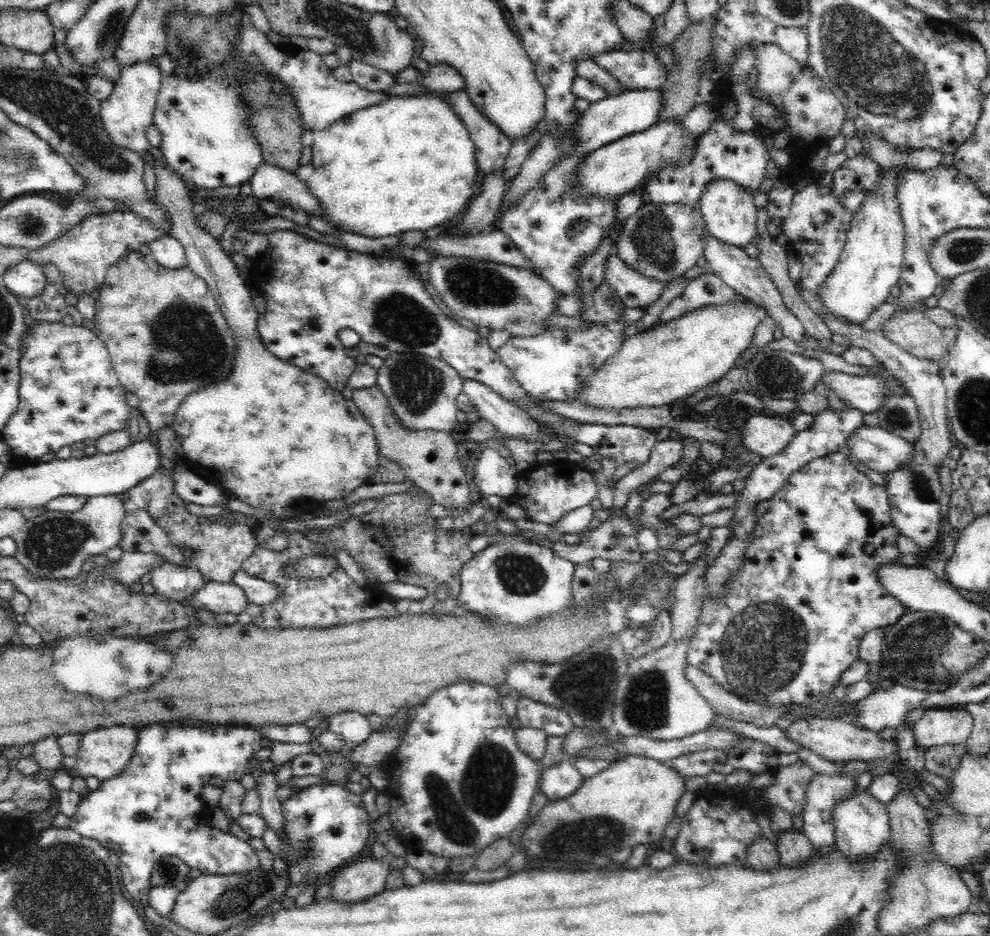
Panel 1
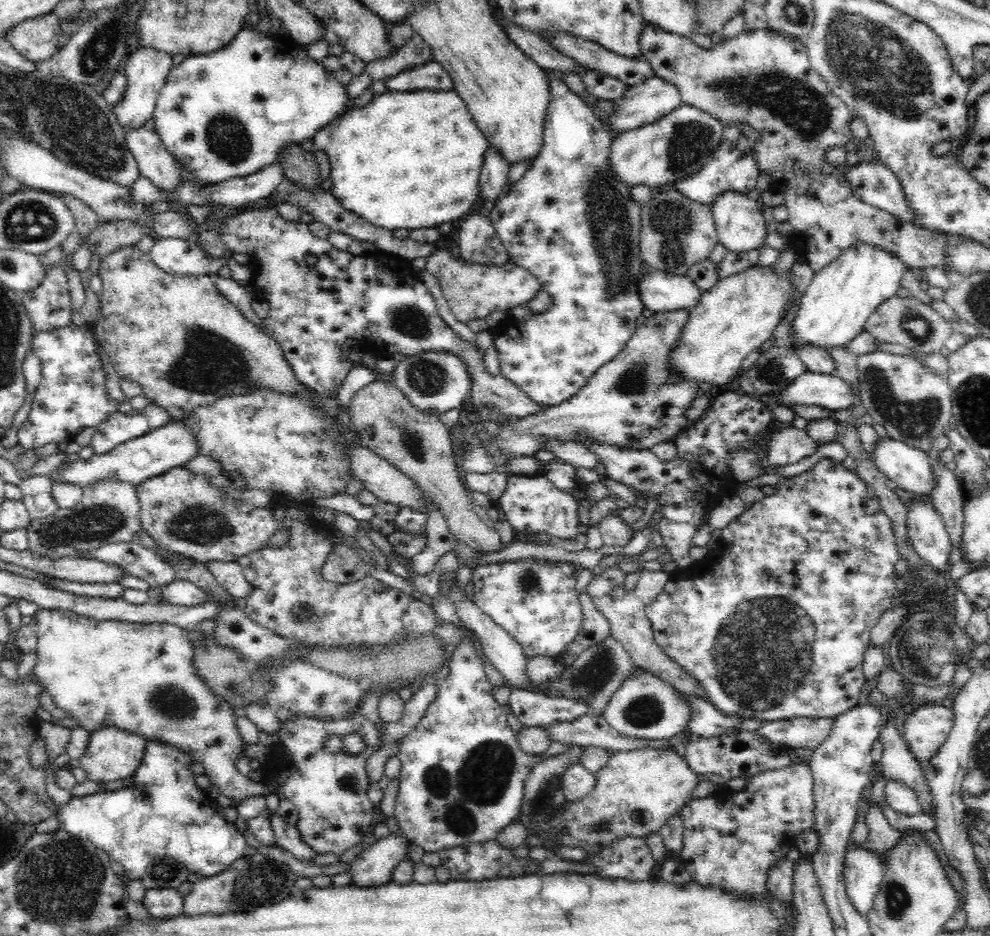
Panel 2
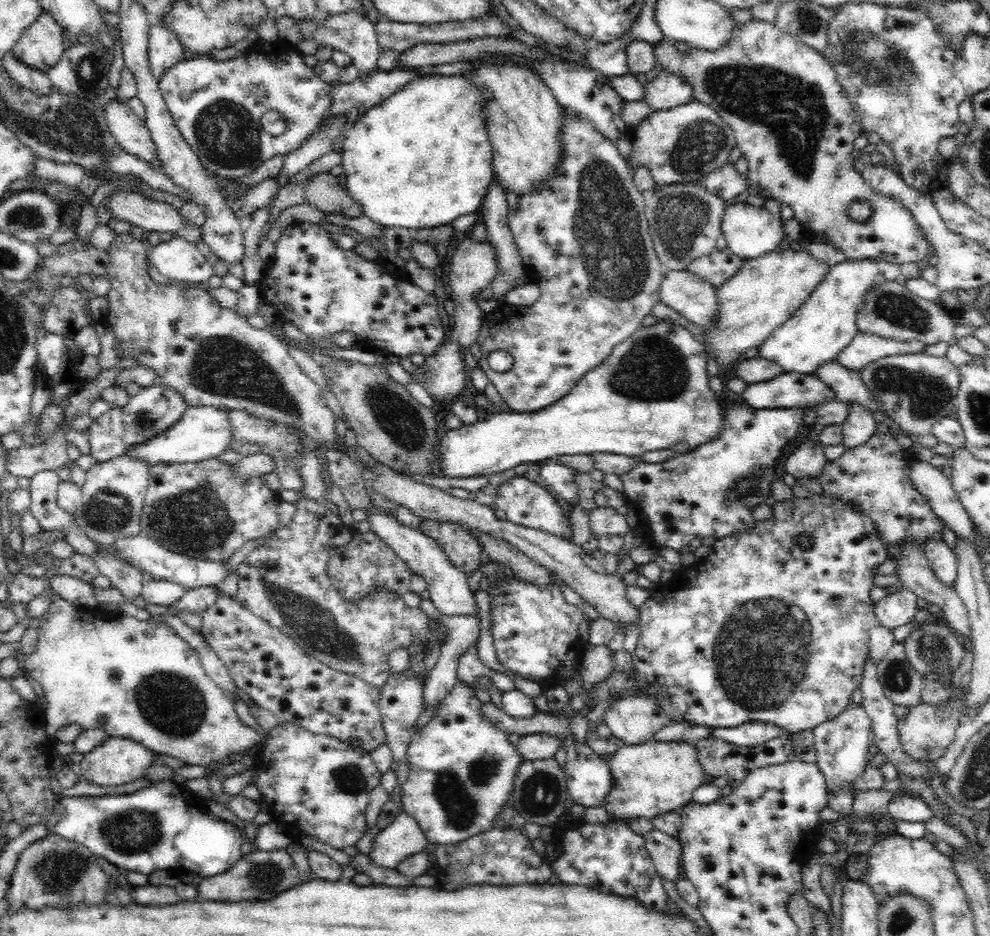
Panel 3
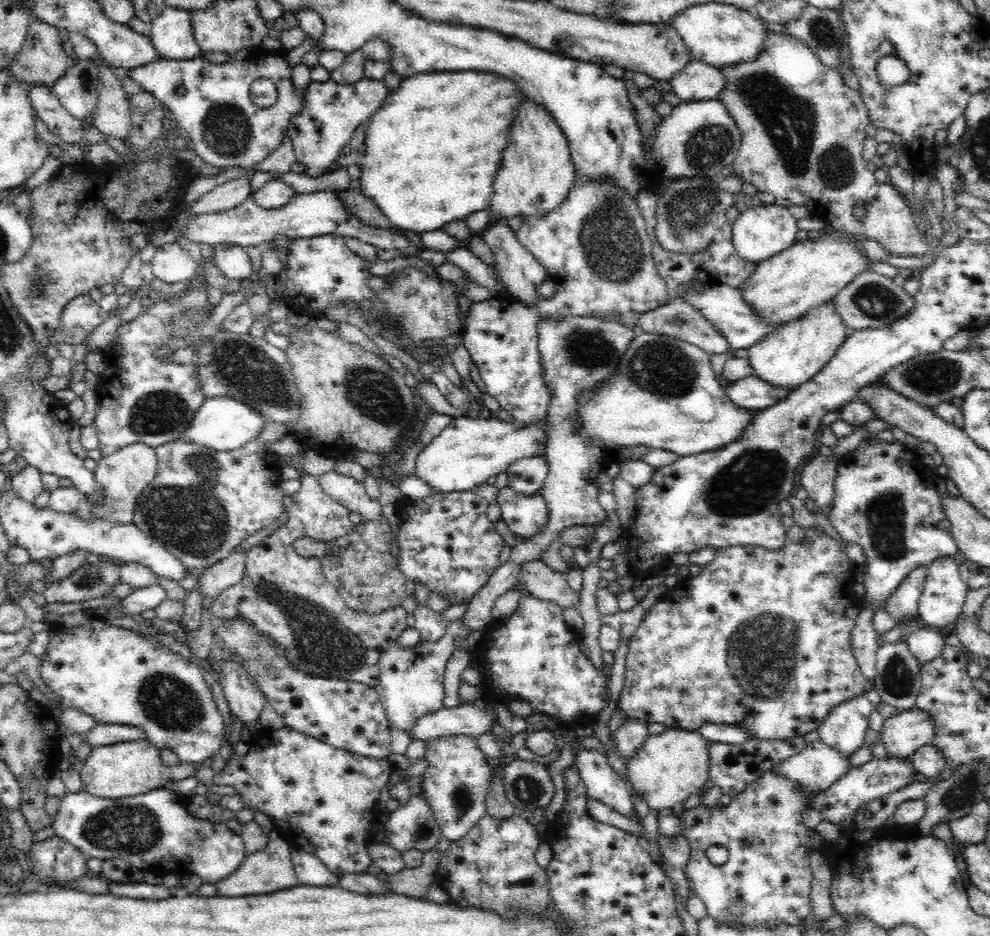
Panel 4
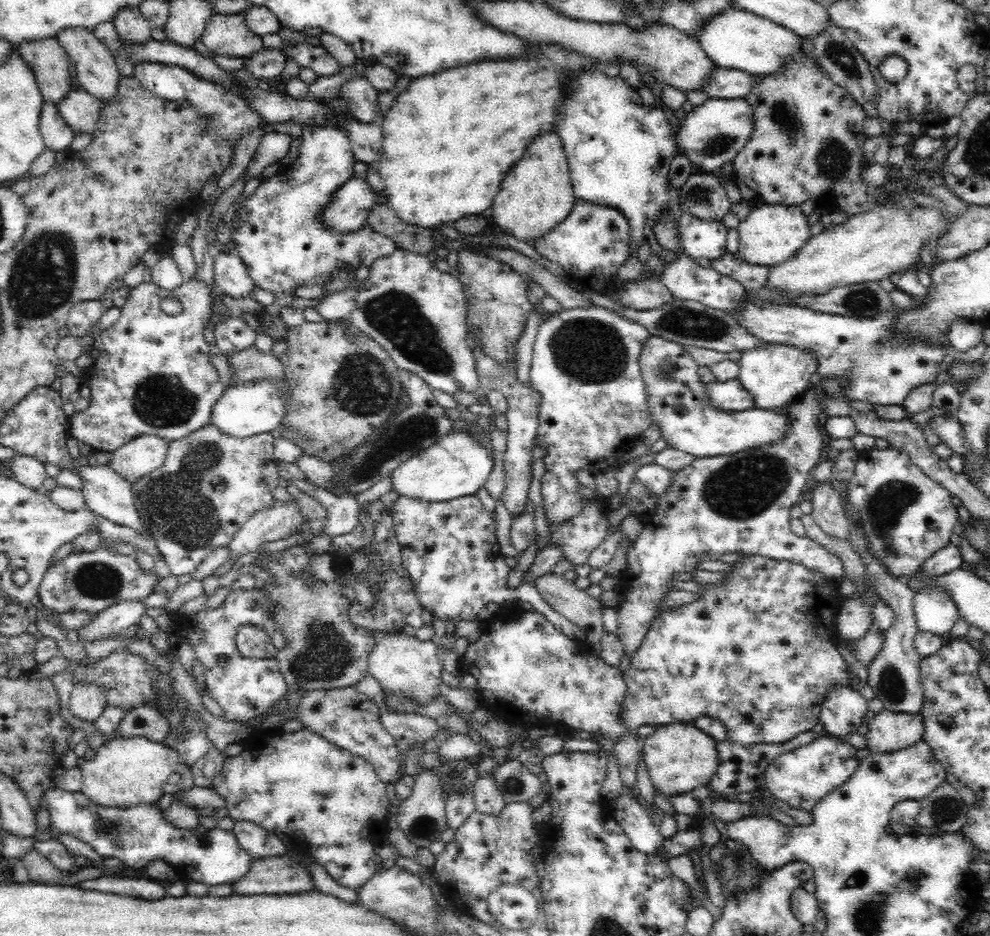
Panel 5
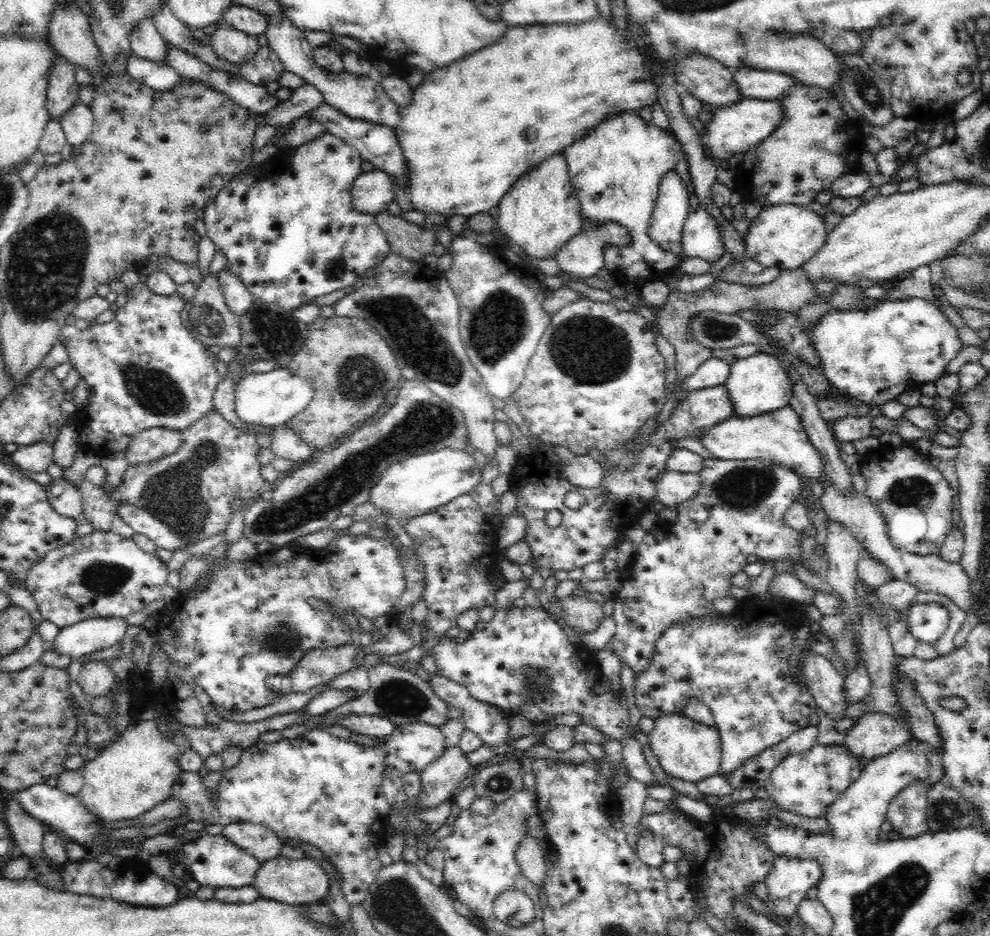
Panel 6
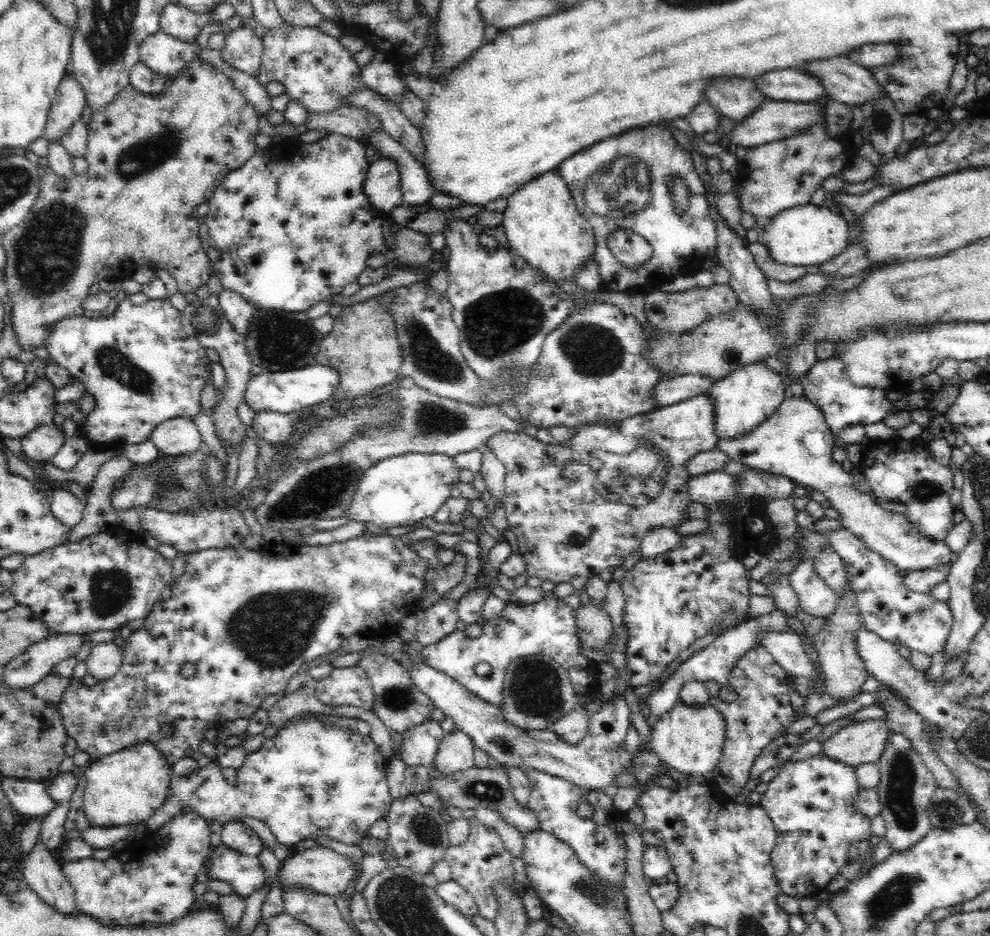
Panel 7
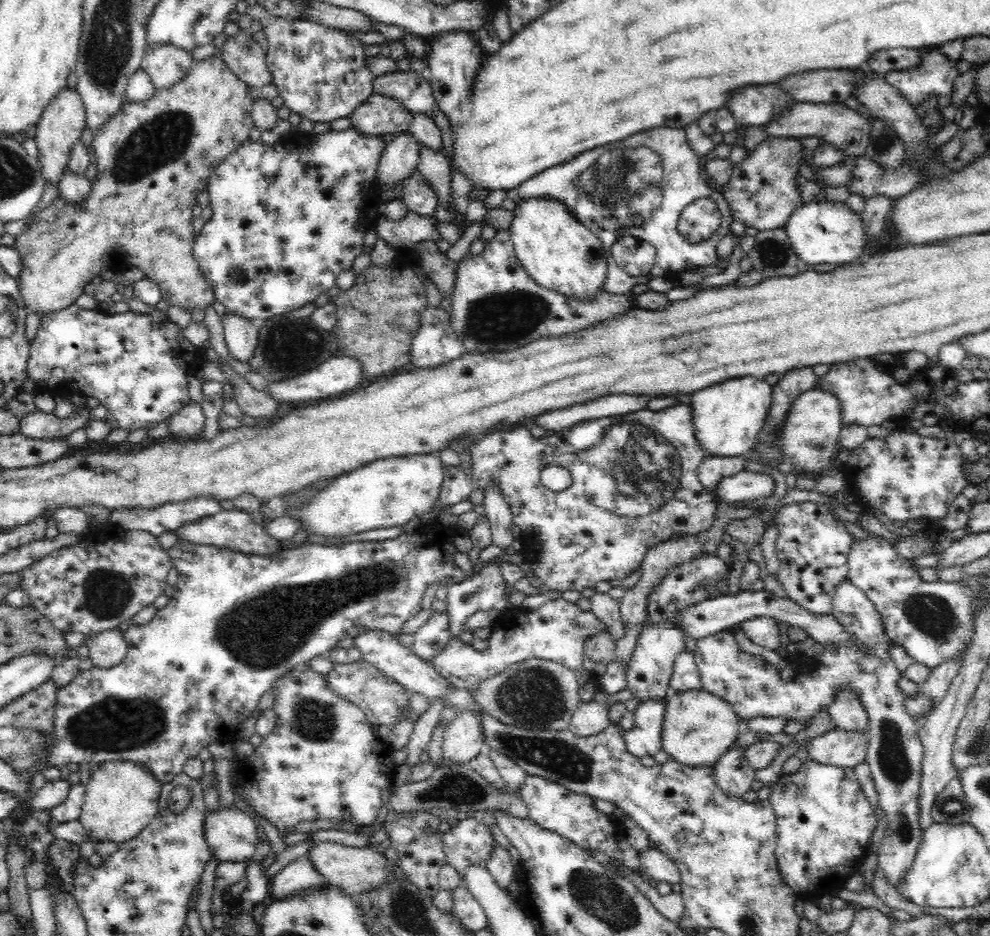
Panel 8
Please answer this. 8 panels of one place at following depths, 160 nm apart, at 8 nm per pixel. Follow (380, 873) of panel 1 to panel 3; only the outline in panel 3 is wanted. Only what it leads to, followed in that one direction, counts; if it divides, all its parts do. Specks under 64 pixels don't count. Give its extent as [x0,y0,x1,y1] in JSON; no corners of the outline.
[368,811,428,870]

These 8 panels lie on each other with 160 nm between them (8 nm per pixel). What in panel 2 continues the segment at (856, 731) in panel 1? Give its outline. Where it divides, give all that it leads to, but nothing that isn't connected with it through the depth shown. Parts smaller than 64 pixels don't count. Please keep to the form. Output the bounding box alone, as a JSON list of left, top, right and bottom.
[757,717,835,750]

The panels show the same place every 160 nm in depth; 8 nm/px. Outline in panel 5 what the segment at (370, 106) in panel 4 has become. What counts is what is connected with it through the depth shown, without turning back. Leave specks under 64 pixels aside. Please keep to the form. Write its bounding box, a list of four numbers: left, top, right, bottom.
[232,97,396,292]

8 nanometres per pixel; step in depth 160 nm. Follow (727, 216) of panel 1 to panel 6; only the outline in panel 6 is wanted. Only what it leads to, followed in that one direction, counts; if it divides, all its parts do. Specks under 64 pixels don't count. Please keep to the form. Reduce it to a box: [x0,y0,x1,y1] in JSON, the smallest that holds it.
[742,205,827,271]

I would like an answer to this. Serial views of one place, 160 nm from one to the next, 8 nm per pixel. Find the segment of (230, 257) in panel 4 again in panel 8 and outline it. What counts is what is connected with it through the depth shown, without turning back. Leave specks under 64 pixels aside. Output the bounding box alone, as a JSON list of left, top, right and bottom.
[221,310,259,362]

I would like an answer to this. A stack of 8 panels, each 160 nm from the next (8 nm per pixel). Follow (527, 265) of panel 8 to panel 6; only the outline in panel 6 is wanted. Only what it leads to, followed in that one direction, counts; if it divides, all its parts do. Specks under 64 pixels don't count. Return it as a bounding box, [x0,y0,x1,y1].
[494,153,583,258]

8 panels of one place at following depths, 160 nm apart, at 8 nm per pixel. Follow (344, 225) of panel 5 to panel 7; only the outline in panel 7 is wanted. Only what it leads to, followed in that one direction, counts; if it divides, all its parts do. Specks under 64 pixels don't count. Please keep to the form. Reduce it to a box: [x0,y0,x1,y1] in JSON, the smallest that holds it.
[363,159,402,215]

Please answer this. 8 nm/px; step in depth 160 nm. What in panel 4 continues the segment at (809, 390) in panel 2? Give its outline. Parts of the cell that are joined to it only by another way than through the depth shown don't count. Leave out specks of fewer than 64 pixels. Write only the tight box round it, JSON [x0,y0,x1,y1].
[724,376,792,412]

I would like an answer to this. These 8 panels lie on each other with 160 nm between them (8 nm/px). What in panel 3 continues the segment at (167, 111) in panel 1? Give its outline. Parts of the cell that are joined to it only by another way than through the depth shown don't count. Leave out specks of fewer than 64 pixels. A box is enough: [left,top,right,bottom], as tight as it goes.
[159,39,338,180]

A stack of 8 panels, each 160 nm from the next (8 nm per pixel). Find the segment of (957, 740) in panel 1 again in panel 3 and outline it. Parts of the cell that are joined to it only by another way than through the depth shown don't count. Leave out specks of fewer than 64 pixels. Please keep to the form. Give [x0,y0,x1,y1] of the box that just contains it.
[897,687,967,764]

